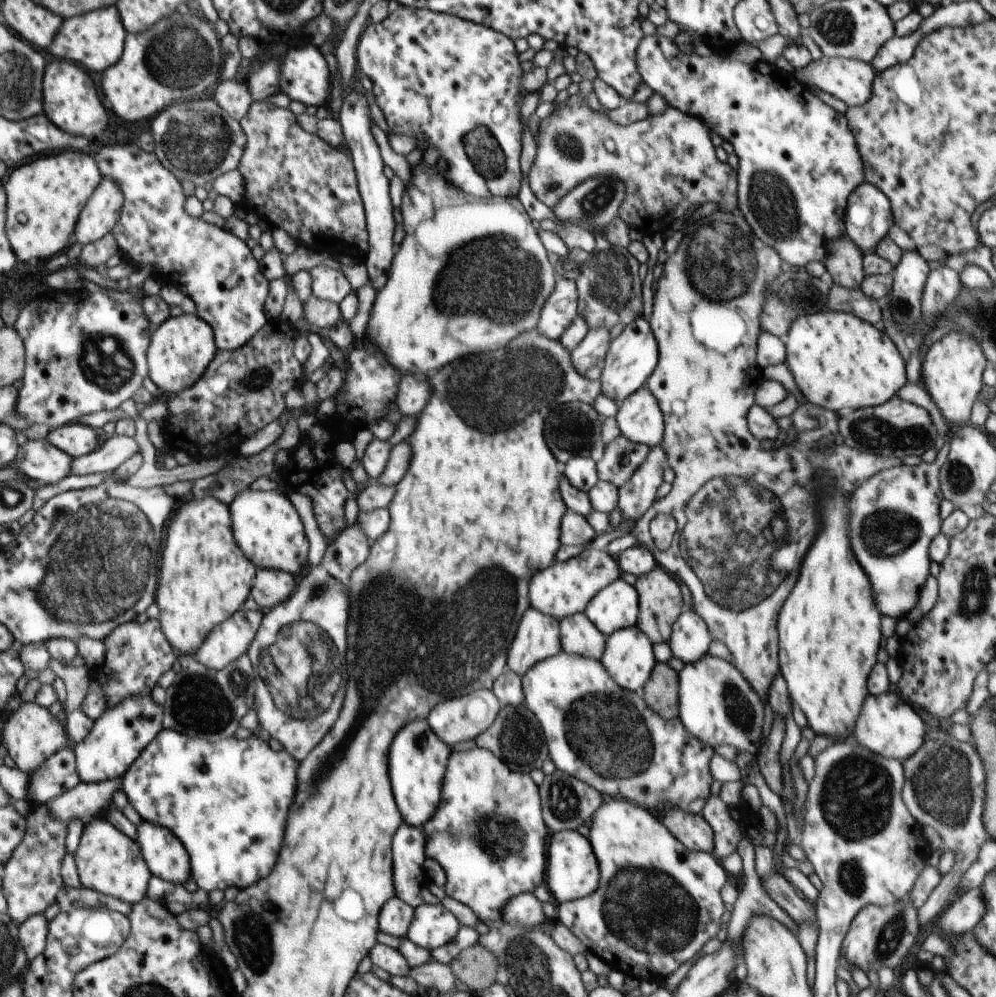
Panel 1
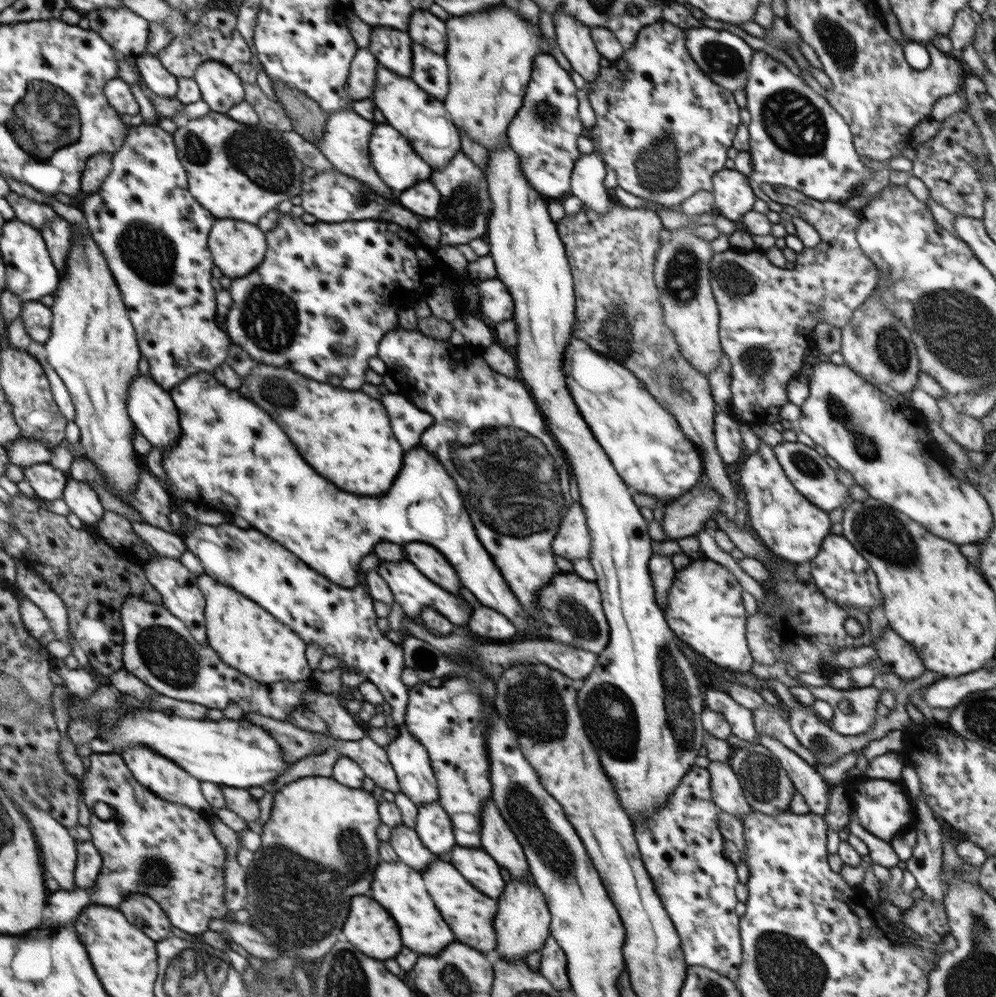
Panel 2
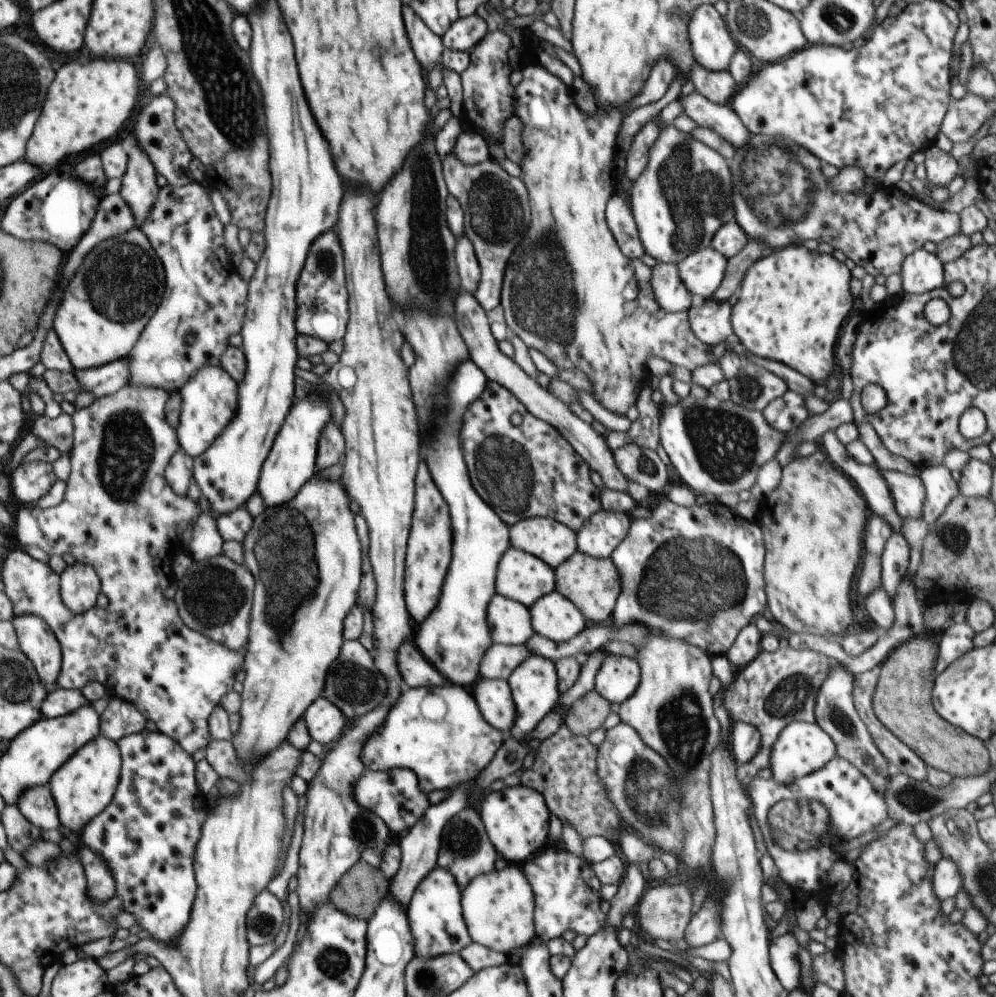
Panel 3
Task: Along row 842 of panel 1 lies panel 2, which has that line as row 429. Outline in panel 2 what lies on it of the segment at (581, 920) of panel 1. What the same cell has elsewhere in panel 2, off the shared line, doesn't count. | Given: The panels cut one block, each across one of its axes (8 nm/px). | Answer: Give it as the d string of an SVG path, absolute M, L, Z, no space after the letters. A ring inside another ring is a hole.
M571 338L565 352L565 375L567 387L578 407L580 416L585 419L594 433L600 446L607 452L611 463L622 477L622 480L656 500L669 502L687 493L694 485L704 478L703 458L699 448L683 433L678 421L670 412L653 398L645 384L630 372L622 363L609 360L605 355L596 352L587 342Z

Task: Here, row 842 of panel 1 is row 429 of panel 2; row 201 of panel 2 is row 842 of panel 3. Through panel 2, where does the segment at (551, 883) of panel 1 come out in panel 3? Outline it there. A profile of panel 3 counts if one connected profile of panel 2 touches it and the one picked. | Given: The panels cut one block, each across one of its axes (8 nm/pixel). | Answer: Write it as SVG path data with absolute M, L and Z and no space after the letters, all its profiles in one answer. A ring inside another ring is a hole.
M523 785L504 786L499 792L489 790L478 802L477 809L490 843L508 864L521 866L549 843L550 812L542 794L536 790Z

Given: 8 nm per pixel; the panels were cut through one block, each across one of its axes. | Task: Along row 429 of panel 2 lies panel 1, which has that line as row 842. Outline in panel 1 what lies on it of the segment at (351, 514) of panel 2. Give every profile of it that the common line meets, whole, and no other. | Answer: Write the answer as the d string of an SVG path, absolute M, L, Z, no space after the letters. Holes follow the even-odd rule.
M163 728L128 772L121 776L122 790L144 821L167 827L181 839L189 852L198 888L210 892L235 887L241 891L254 885L256 872L258 878L264 878L276 864L286 812L298 786L299 766L298 760L286 750L275 752L255 734L243 740L232 737L210 742Z

